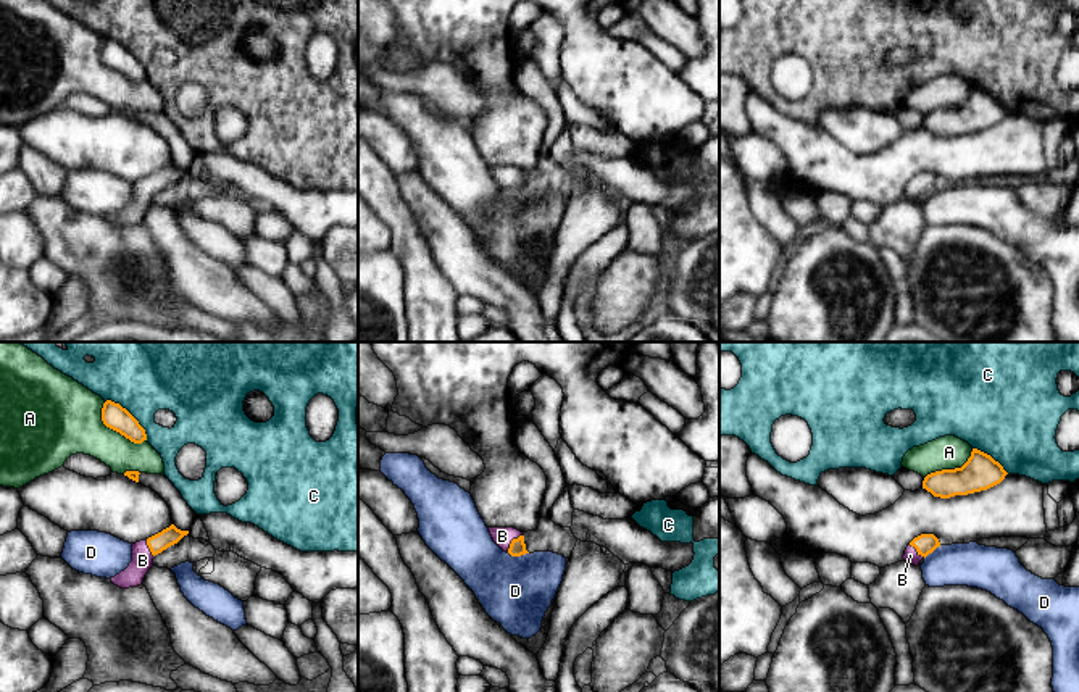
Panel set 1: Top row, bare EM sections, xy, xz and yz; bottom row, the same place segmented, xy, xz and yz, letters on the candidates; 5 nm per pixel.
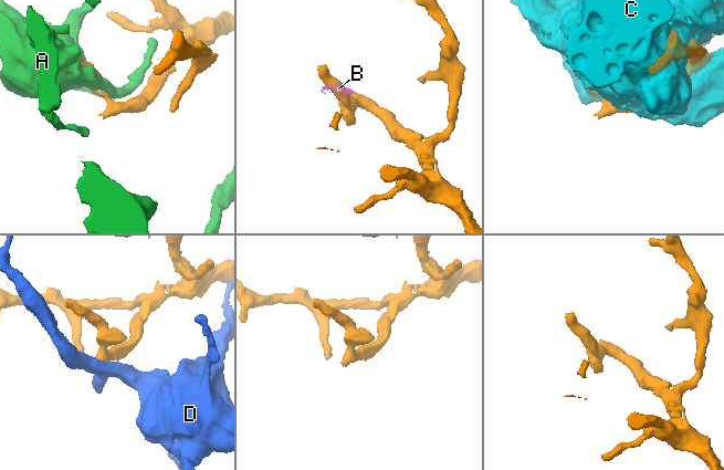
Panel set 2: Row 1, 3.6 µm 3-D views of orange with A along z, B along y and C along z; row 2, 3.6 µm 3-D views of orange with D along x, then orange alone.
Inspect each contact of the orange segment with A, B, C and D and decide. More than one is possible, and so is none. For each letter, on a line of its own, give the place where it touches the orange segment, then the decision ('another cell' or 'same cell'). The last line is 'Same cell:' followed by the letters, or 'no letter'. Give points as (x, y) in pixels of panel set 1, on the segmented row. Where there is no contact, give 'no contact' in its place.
A: xy (115, 429) | another cell
B: xz (512, 542) | same cell
C: xy (131, 415) | another cell
D: xz (518, 555) | another cell
Same cell: B

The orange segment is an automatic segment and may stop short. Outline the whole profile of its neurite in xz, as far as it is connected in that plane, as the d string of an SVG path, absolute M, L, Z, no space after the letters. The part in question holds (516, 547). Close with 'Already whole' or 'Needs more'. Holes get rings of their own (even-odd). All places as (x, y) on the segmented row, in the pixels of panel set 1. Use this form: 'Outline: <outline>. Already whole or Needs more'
Outline: M489 527L494 542L511 557L529 553L526 550L524 536L515 527Z. Needs more

